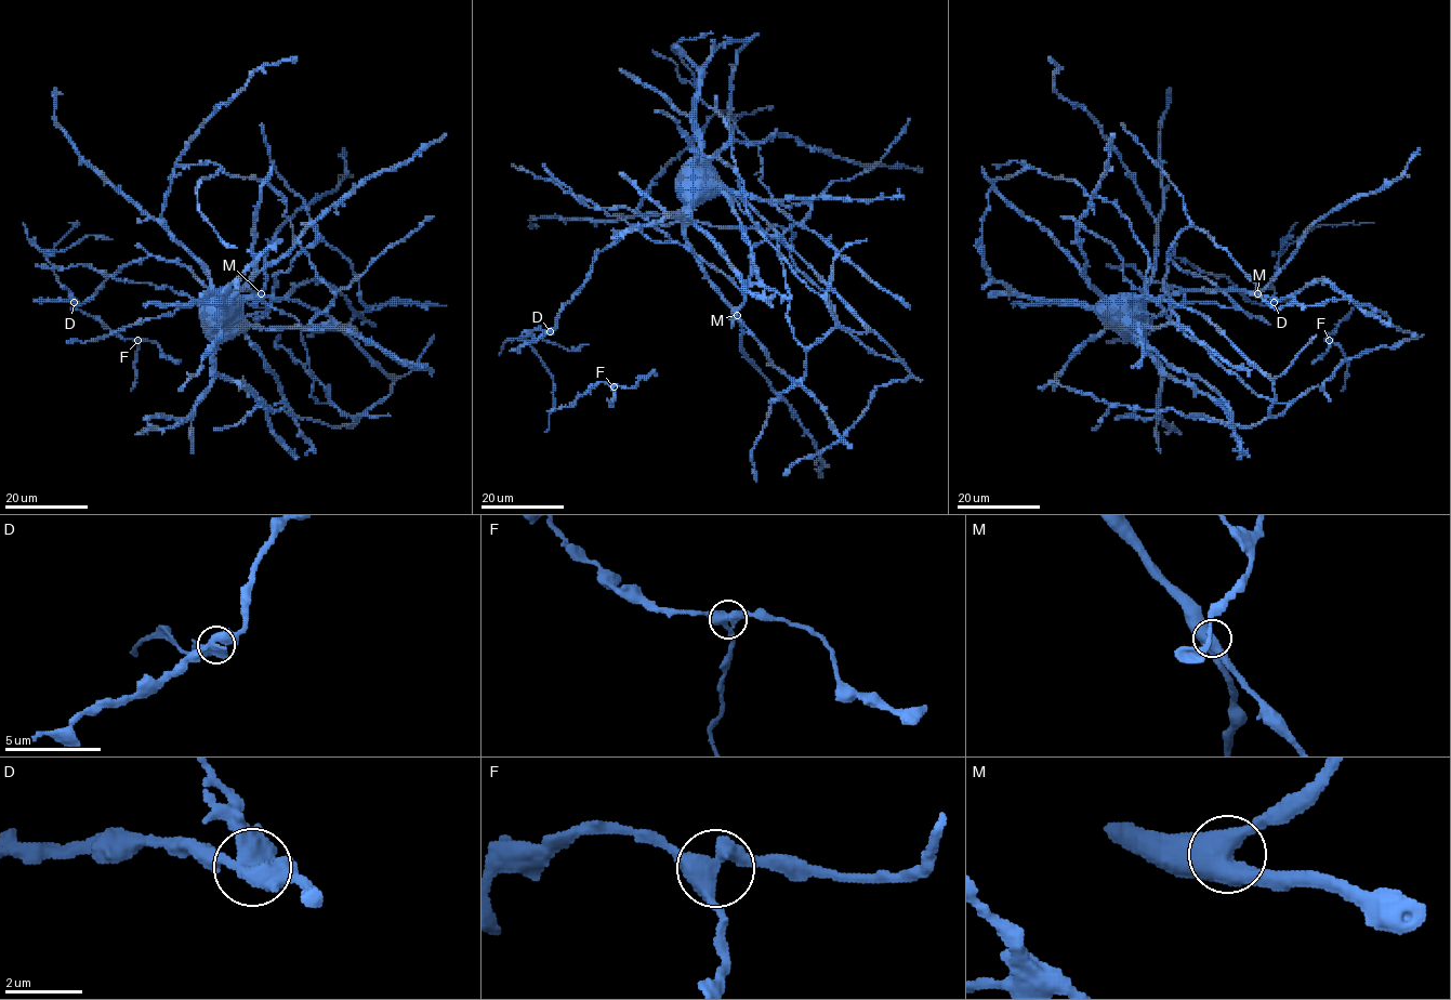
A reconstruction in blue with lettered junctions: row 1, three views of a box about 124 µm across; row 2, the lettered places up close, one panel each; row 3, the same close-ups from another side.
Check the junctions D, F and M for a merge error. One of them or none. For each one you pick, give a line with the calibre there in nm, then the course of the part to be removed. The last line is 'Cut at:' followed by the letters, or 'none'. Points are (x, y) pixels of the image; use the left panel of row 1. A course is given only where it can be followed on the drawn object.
D: 480 nm thick; foreign part runs (75, 302), (55, 277), (47, 257), (78, 223), (69, 222)
Cut at: D

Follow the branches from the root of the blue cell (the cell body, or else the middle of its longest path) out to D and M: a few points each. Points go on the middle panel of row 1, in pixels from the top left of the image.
D: (695, 167), (869, 329), (836, 326), (803, 346), (778, 238), (683, 220), (634, 226), (599, 251), (551, 330)
M: (695, 167), (687, 185), (684, 237), (710, 285), (737, 315)

